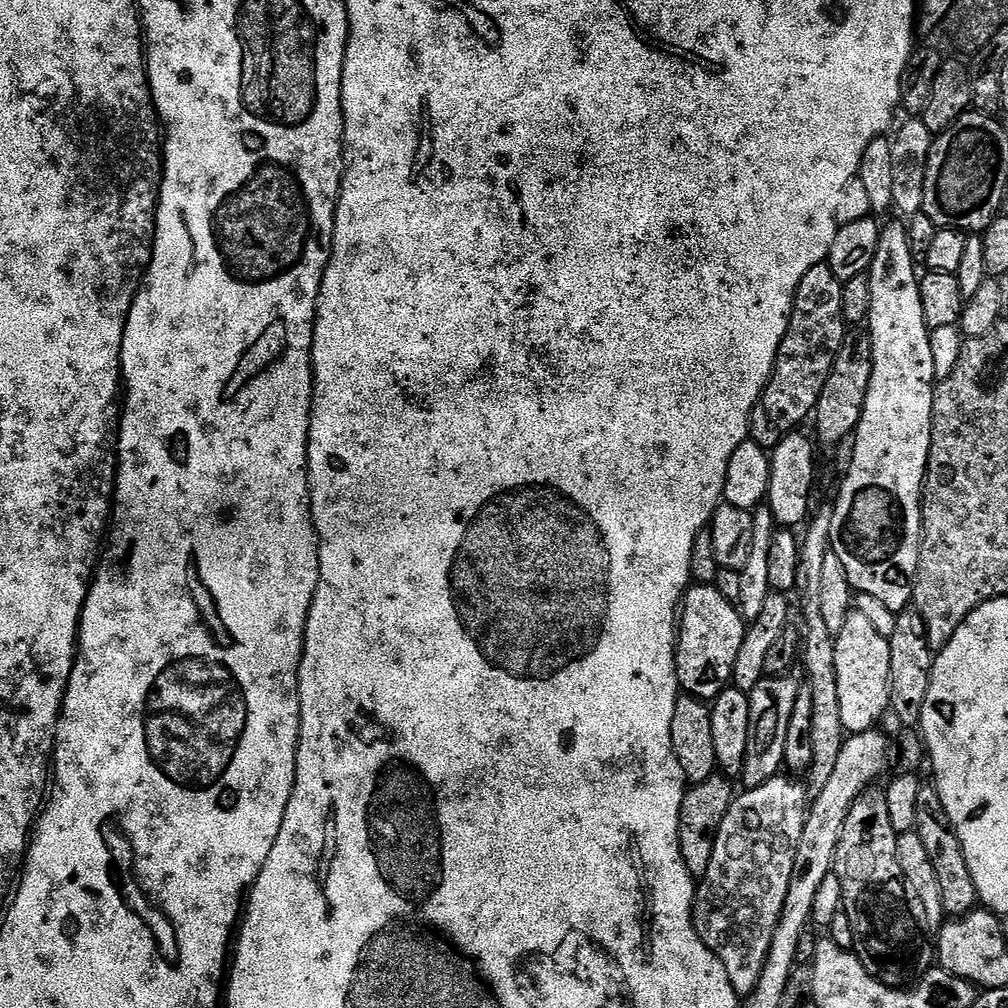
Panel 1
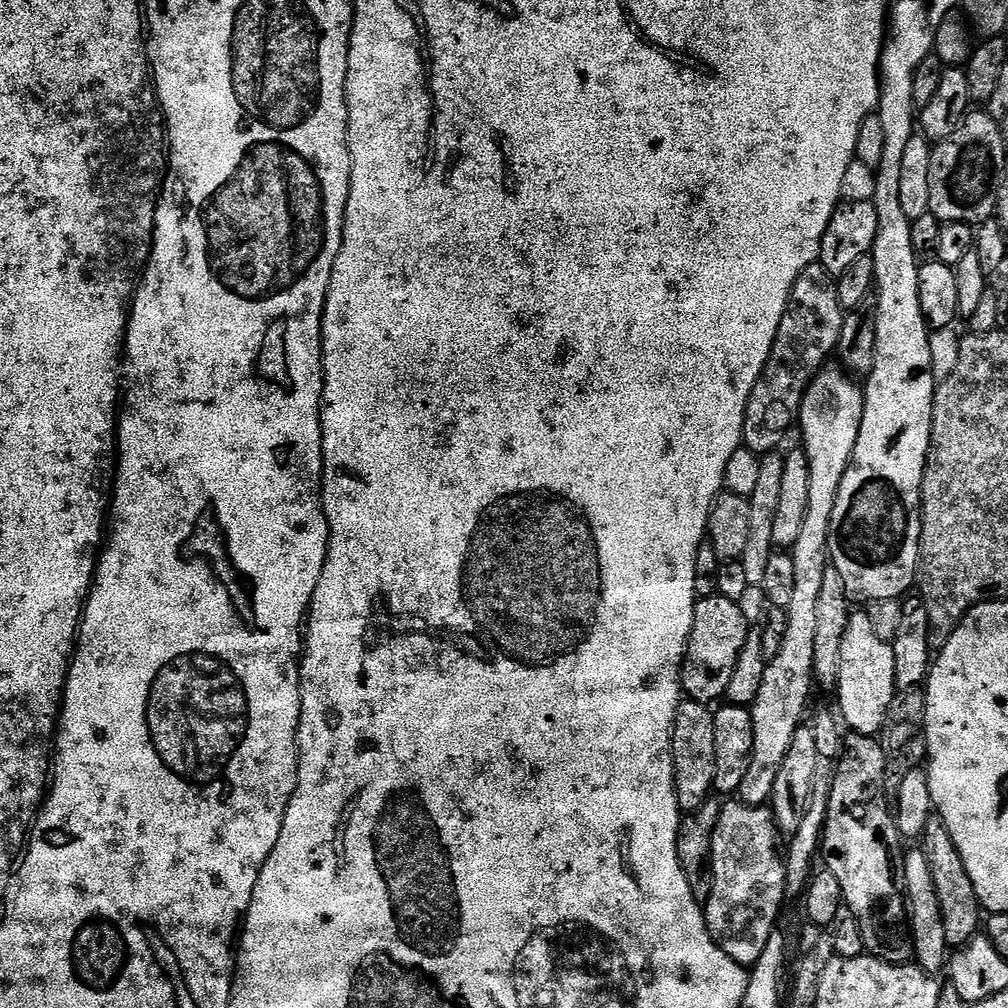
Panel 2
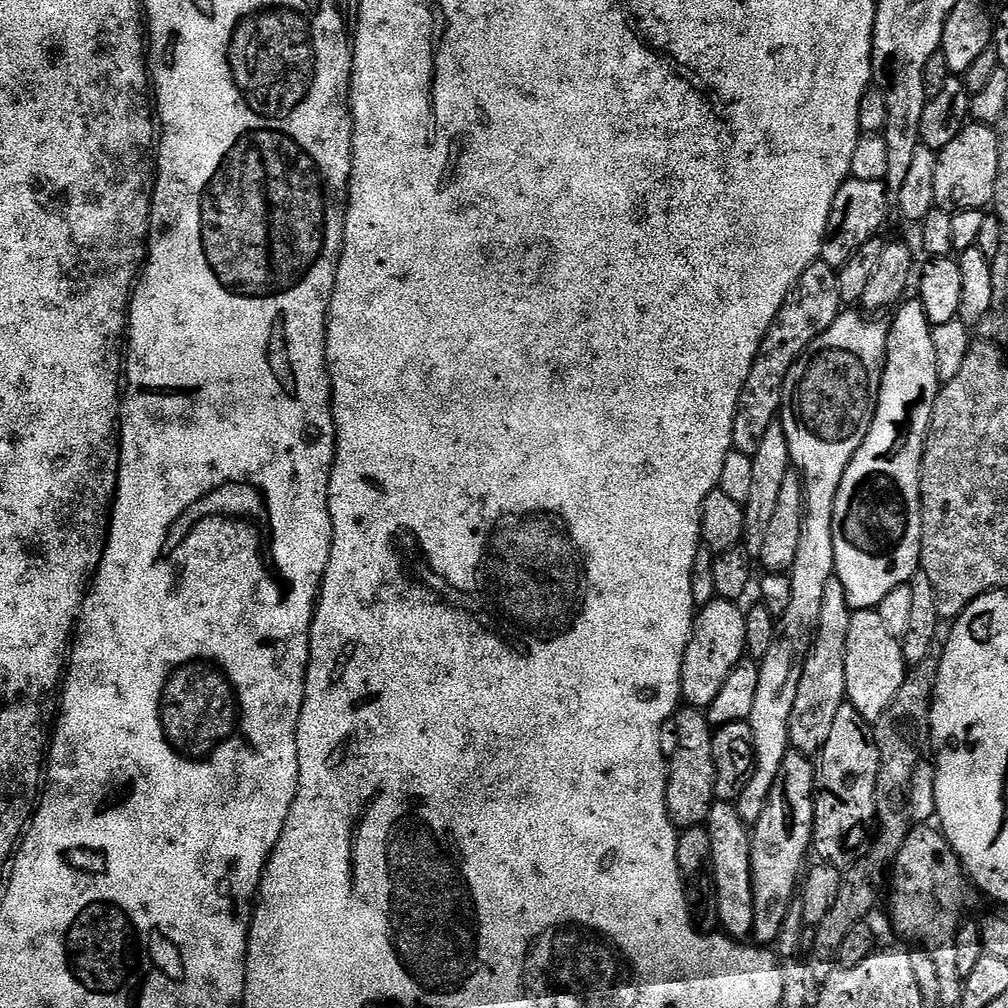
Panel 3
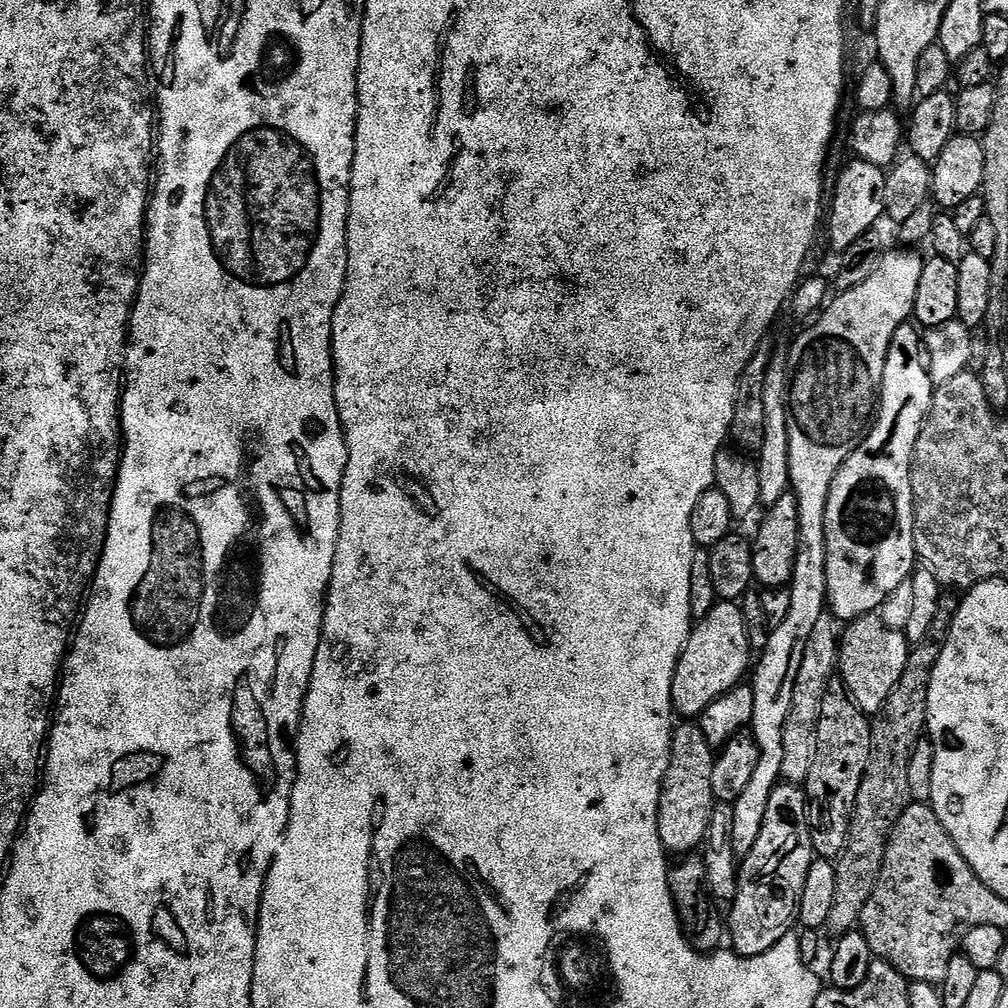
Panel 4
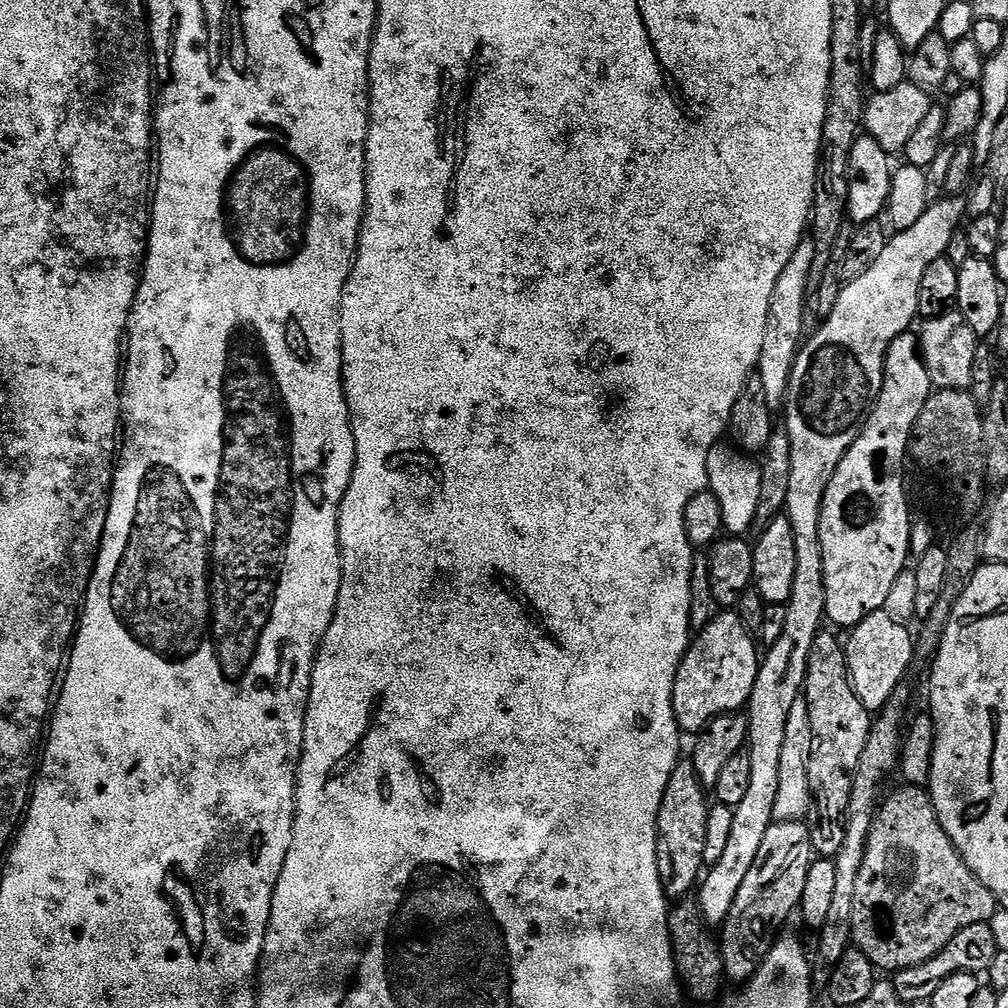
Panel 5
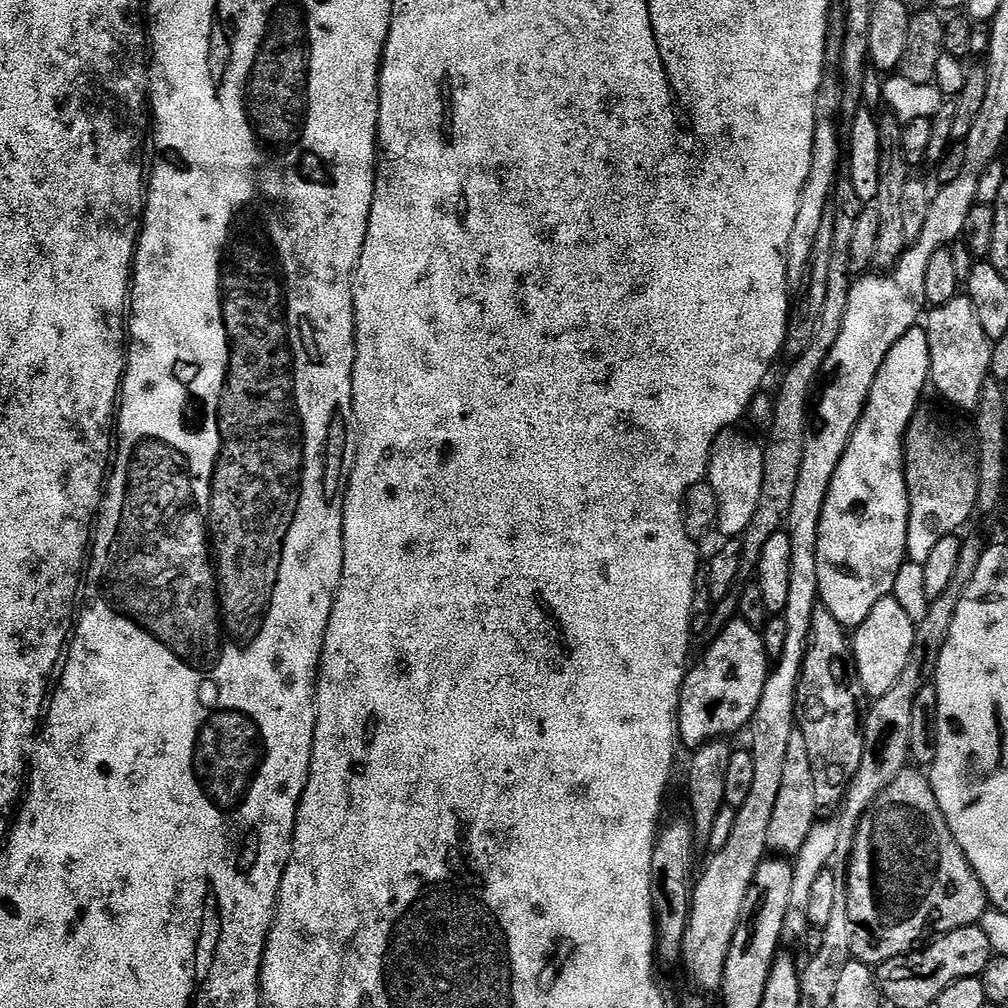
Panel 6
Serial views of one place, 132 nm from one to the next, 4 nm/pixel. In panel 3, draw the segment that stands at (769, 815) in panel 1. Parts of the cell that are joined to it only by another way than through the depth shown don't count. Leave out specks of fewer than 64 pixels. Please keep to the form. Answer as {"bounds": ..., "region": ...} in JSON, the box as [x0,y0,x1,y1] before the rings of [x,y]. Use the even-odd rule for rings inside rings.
{"bounds":[706,802,754,938],"region":[[[716,802],[712,805],[706,827],[710,834],[712,855],[710,880],[714,885],[714,903],[719,927],[732,938],[751,937],[754,926],[754,890],[752,889],[752,838],[749,825],[742,822],[735,803]]]}

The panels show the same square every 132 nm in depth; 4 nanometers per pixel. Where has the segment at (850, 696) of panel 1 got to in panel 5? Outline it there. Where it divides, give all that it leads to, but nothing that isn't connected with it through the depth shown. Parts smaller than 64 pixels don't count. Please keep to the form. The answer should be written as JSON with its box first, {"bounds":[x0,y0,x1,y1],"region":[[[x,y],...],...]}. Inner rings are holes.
{"bounds":[846,610,914,713],"region":[[[883,610],[870,614],[863,622],[851,629],[849,640],[846,640],[846,651],[848,654],[848,673],[852,679],[854,690],[858,698],[867,706],[869,713],[879,713],[880,709],[888,703],[890,697],[896,693],[896,689],[905,683],[904,675],[908,667],[914,664],[914,636],[903,624],[894,622],[889,614]]]}

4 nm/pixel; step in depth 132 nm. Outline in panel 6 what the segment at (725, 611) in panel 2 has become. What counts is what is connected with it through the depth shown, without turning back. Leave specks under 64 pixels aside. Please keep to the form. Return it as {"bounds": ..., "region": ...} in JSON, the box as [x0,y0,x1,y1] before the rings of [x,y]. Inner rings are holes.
{"bounds":[678,618,770,750],"region":[[[733,618],[719,629],[716,641],[709,646],[701,658],[700,664],[693,663],[684,678],[684,688],[680,692],[680,730],[678,740],[688,750],[695,750],[710,740],[732,738],[735,732],[749,727],[758,710],[758,702],[762,702],[762,690],[766,690],[766,682],[770,671],[770,653],[764,644],[761,629],[748,625],[741,618]]]}

